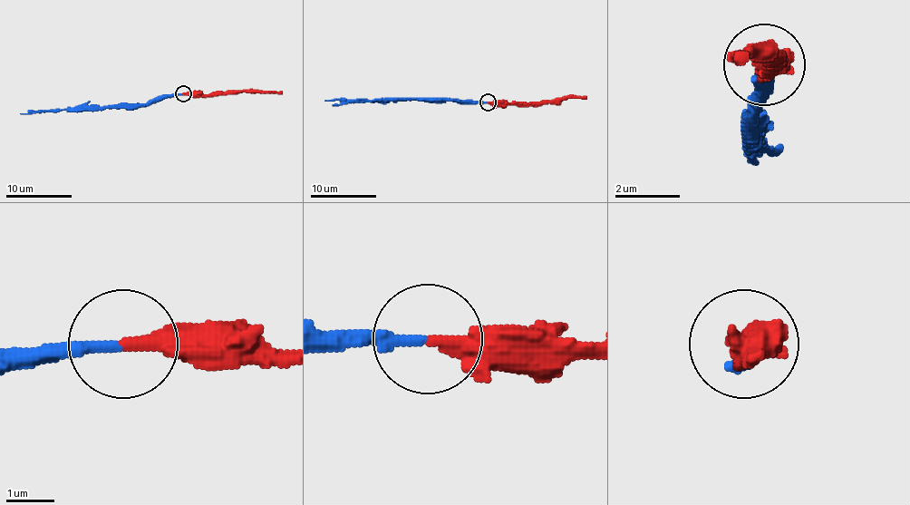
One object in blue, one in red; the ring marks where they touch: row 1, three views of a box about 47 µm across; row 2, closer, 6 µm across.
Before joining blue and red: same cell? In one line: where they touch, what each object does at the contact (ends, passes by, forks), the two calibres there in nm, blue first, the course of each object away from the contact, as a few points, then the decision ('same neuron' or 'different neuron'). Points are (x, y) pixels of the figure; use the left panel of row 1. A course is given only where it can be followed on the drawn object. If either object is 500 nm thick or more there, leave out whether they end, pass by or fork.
(183, 93) | blue ends | red ends | 240/340 nm | blue via (183, 95), (161, 95), (143, 105), (79, 106), (21, 113) | red via (183, 93), (281, 93) | same neuron

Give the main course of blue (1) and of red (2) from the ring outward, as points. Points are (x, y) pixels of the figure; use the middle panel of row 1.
1: (488, 102), (325, 101)
2: (488, 102), (543, 102), (585, 96)

